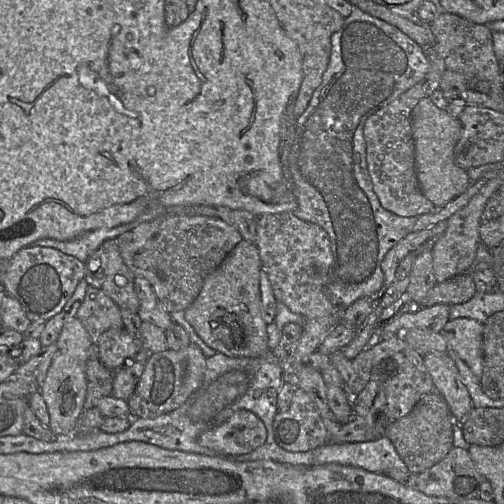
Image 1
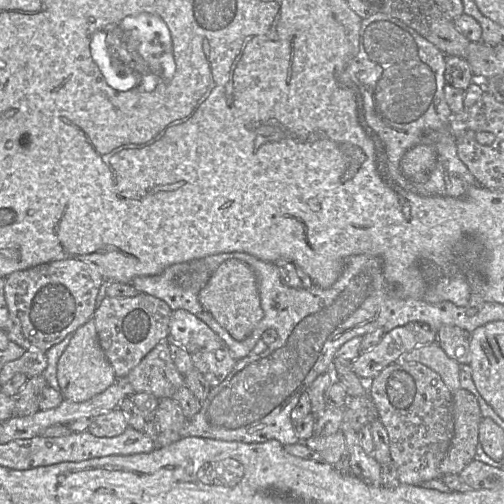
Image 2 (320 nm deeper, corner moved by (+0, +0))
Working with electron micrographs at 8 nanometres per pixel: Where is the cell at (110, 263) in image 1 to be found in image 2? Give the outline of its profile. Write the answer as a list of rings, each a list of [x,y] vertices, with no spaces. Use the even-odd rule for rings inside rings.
[[[169,339],[160,341],[125,377],[129,385],[129,395],[148,393],[157,399],[172,398],[173,394],[185,386],[184,376],[177,370],[171,358]]]

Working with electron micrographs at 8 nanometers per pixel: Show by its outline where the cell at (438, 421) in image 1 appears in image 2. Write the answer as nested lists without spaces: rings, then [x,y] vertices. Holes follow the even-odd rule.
[[[461,388],[452,394],[454,435],[440,464],[442,475],[459,475],[474,460],[479,445],[479,424],[483,418],[479,403],[473,394]]]

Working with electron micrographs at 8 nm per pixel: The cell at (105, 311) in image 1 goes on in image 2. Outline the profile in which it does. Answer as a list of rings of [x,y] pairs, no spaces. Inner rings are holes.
[[[144,293],[127,298],[106,296],[102,300],[93,320],[100,346],[117,379],[125,378],[160,341],[169,339],[171,313],[166,302]]]

